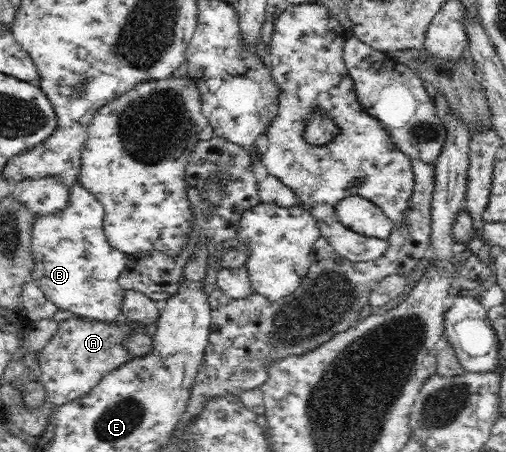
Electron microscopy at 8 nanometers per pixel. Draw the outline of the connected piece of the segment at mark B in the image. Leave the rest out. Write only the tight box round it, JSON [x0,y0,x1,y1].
[31,184,127,322]

